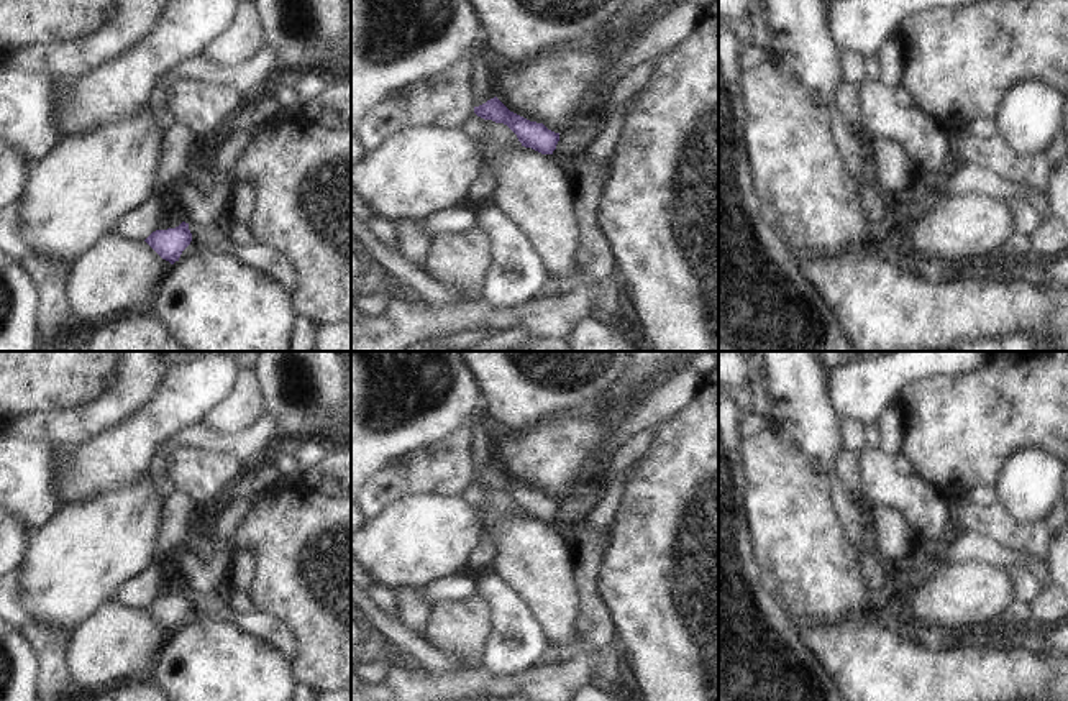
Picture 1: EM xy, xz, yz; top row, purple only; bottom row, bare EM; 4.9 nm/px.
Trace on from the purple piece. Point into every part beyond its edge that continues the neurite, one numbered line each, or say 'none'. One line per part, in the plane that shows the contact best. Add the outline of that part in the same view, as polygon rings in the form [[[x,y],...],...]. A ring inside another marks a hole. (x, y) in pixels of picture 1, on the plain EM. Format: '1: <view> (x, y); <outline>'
1: xy (196, 575); [[[189,542],[179,552],[179,566],[184,580],[185,591],[203,591],[215,578],[215,570],[230,570],[230,560],[226,553],[221,553],[218,561],[212,566],[202,563],[195,557],[195,542]]]

